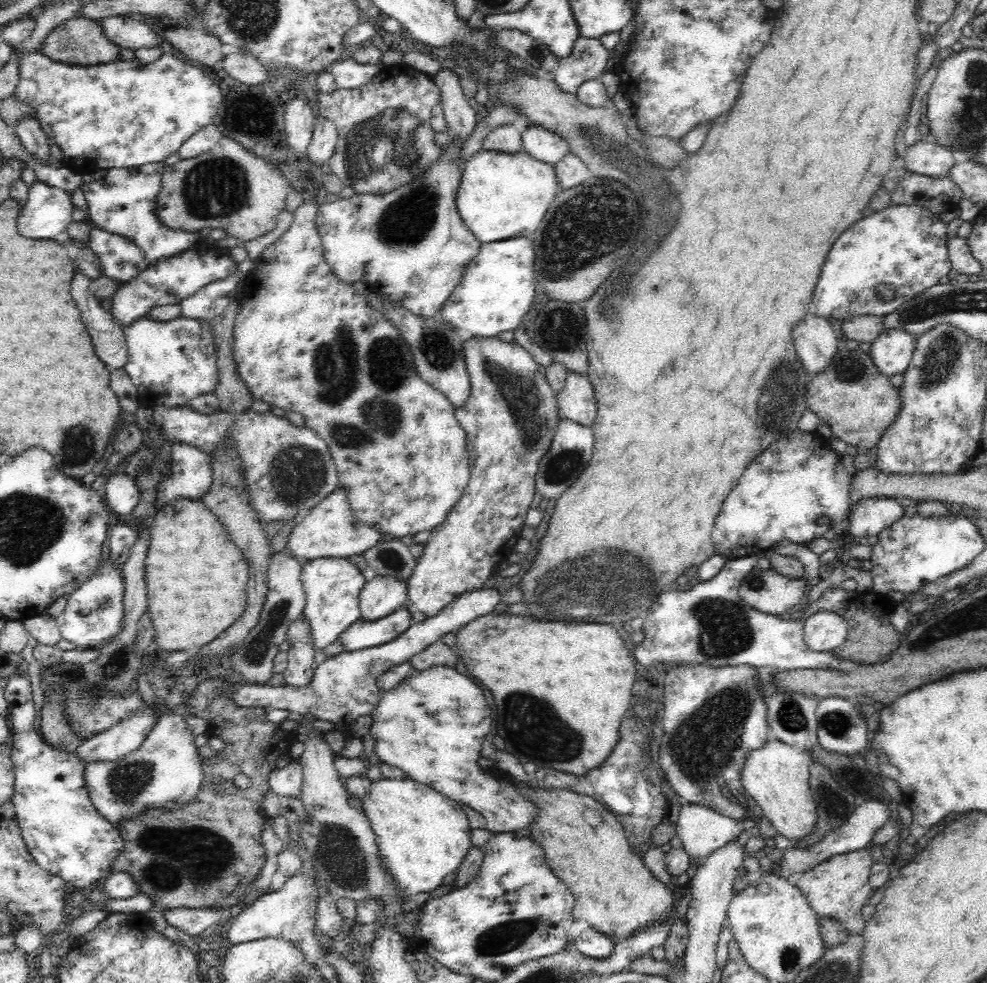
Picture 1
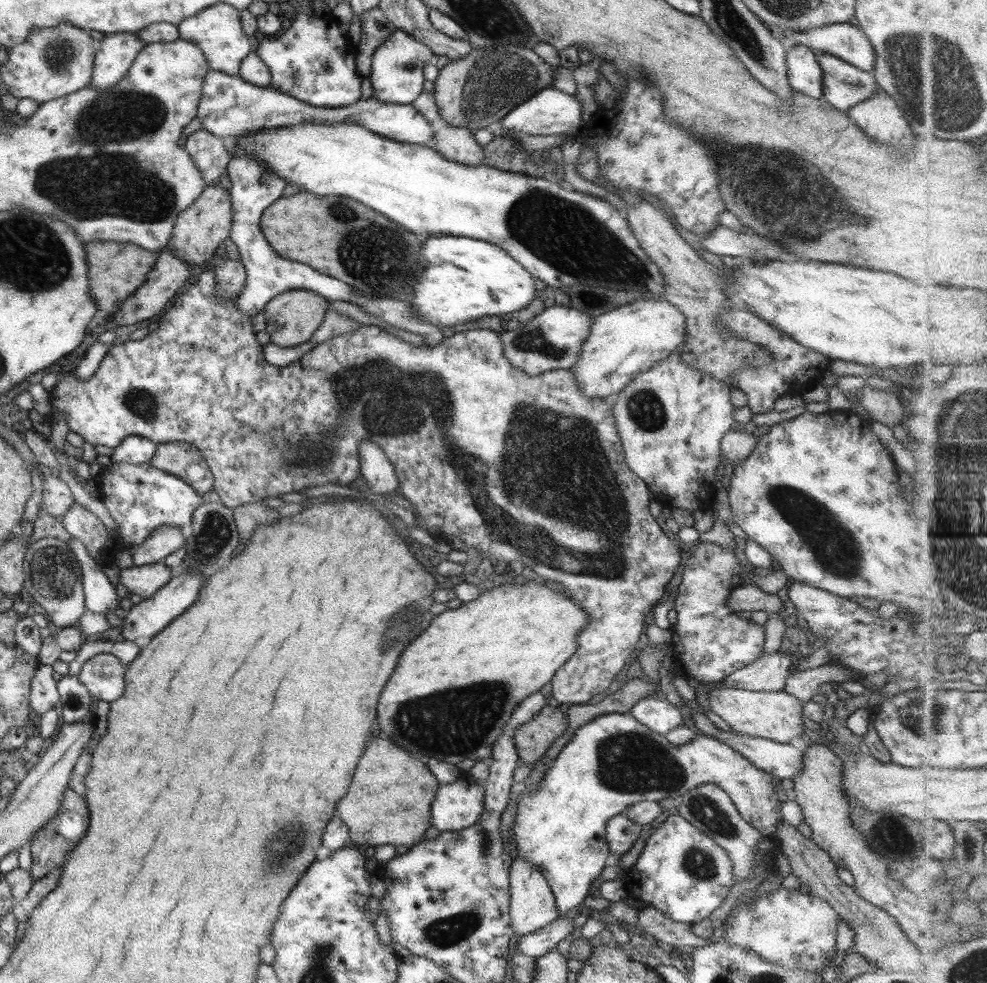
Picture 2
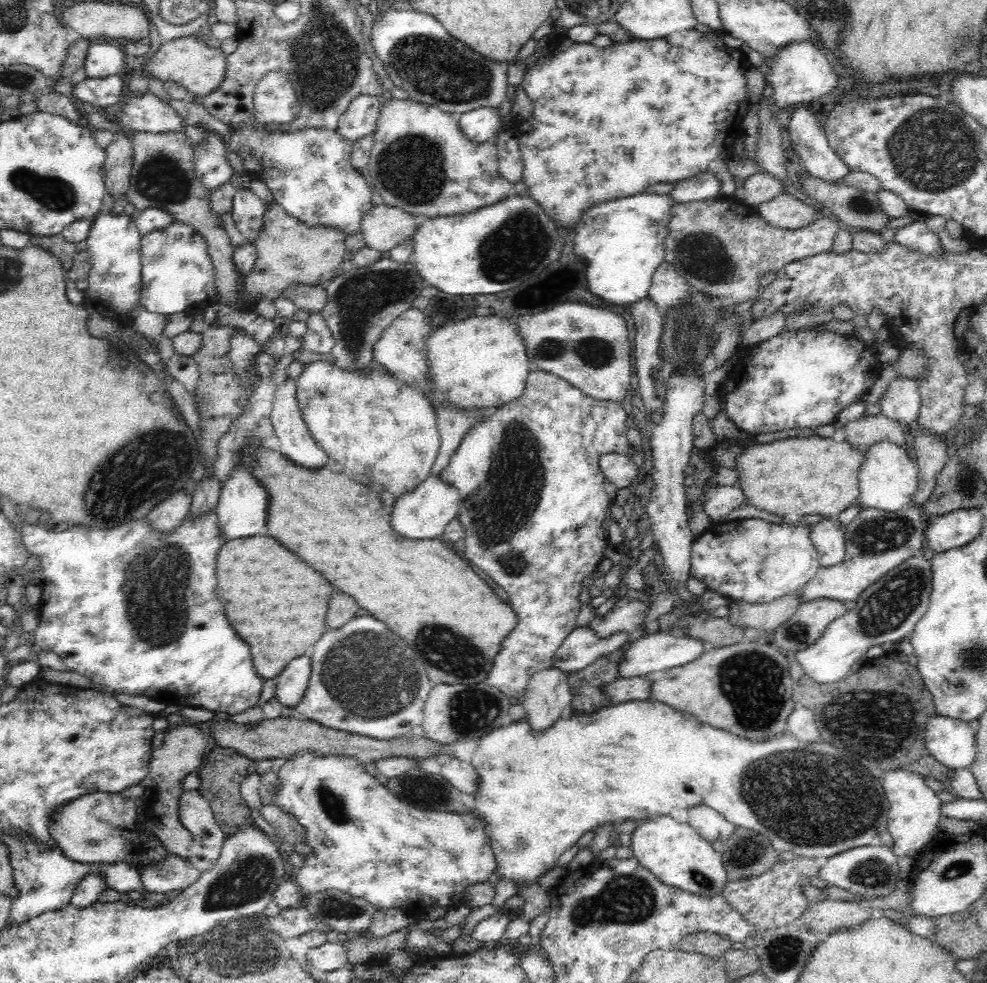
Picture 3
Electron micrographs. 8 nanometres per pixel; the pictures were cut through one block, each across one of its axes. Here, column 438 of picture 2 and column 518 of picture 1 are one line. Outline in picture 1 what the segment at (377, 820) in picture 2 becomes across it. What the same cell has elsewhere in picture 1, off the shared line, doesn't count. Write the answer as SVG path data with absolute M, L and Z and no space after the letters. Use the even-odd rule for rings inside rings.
M510 777L510 779L525 793L526 799L534 802L534 807L538 809L537 817L529 826L530 832L532 832L531 838L542 845L549 867L573 892L575 898L573 917L575 920L584 920L590 927L599 930L600 934L610 938L615 935L620 941L629 939L635 932L650 925L666 923L670 920L670 912L674 910L677 901L677 892L671 891L648 871L641 857L632 851L625 830L616 816L593 798L590 792L581 795L566 790L544 791L540 787L526 787L520 782L515 782L513 778ZM584 808L599 810L604 818L604 824L598 828L590 828L582 820Z

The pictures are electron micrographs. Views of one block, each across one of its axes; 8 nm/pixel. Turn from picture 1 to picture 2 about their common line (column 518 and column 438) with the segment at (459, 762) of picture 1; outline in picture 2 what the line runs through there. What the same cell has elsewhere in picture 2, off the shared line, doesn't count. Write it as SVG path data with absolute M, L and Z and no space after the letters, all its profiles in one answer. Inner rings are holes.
M463 772L462 778L441 784L430 807L430 824L440 832L455 832L480 819L484 790L475 778Z

